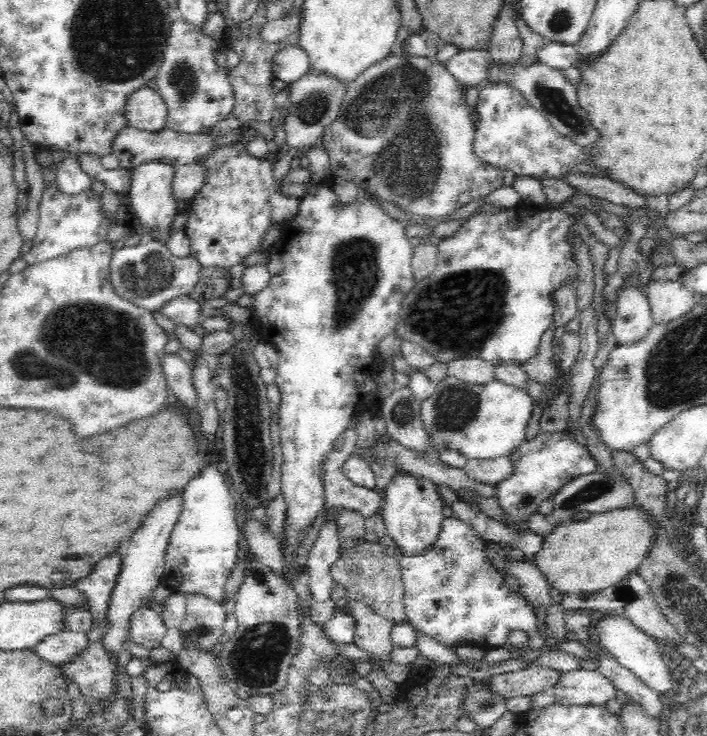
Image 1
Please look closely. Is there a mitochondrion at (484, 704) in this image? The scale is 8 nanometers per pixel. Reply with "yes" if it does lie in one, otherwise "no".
yes

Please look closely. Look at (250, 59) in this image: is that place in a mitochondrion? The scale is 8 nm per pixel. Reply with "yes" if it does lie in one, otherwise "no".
no

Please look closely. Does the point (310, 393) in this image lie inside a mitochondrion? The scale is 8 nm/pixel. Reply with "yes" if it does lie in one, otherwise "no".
no

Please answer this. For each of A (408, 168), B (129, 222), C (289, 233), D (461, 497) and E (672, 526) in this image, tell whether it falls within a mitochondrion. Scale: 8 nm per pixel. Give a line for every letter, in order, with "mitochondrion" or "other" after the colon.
A: mitochondrion
B: other
C: other
D: other
E: other

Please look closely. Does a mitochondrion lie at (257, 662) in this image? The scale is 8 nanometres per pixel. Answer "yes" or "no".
yes

